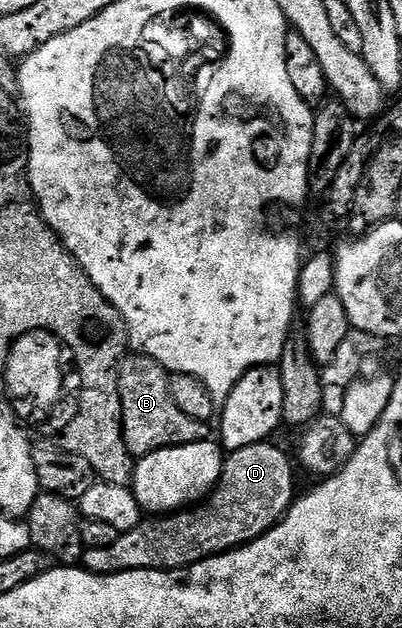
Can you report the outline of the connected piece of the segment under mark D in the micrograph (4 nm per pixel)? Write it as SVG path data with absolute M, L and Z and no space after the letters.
M268 441L260 444L253 444L252 447L240 448L233 450L229 456L222 462L222 474L217 485L214 486L212 492L201 503L195 504L193 507L187 507L181 511L175 511L169 515L154 515L149 519L144 519L136 527L132 527L132 531L120 533L116 539L116 543L112 543L112 547L96 547L95 549L86 549L82 554L81 564L89 569L92 573L123 573L124 571L140 571L141 569L189 569L191 565L200 563L205 557L212 557L219 553L229 553L231 549L236 549L240 545L246 545L249 541L256 540L260 535L264 535L274 525L281 521L278 516L280 511L287 510L284 508L286 501L294 501L294 477L292 469L287 464L285 453L274 444Z

